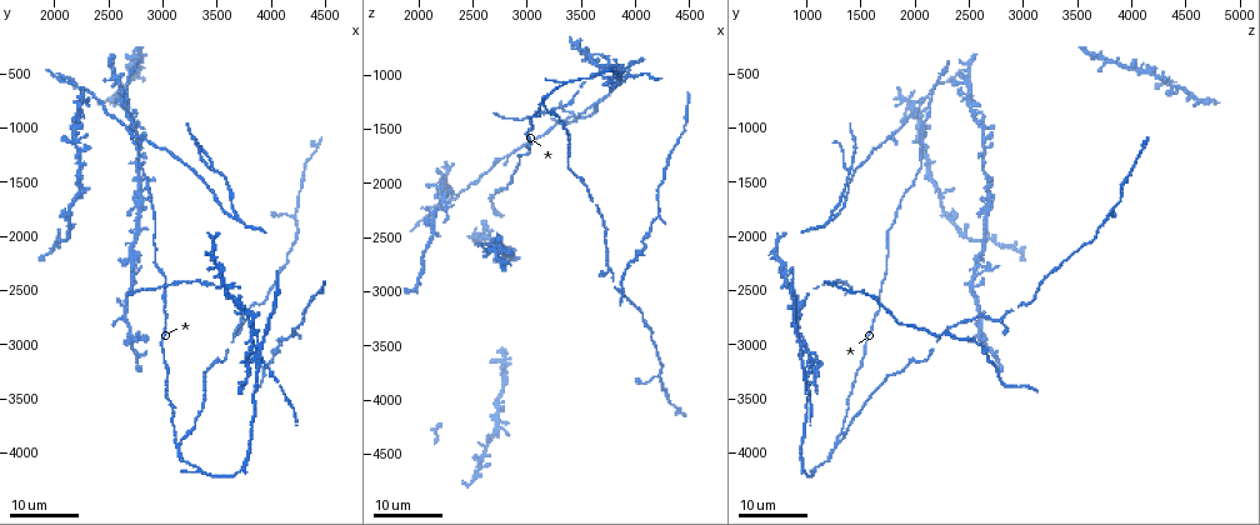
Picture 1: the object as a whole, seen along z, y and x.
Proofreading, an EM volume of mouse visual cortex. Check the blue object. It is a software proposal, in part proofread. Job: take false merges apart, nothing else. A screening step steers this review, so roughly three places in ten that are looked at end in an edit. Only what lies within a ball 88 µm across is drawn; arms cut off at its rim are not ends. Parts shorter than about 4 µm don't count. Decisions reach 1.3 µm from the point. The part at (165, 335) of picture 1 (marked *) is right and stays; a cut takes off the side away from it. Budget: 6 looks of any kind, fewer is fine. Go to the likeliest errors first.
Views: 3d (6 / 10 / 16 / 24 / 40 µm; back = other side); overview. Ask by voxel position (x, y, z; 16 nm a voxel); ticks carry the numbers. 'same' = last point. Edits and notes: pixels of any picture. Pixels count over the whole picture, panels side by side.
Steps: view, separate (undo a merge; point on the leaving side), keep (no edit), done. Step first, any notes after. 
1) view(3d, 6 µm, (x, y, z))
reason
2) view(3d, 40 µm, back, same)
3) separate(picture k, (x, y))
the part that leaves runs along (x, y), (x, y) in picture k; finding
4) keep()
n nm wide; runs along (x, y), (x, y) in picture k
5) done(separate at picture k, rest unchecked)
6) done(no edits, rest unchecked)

view(3d, 16 µm, (3700, 1840, 1220))
arms part here

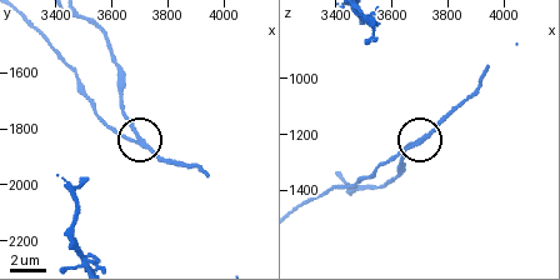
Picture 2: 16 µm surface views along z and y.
view(3d, 10 µm, (3690, 1820, 1230))
zoom in

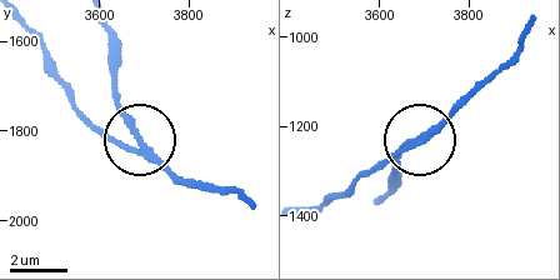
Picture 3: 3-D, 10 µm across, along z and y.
keep()
3 arms; all the same neuron

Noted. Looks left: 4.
view(3d, 24 µm, (3140, 3920, 1240))
branch point

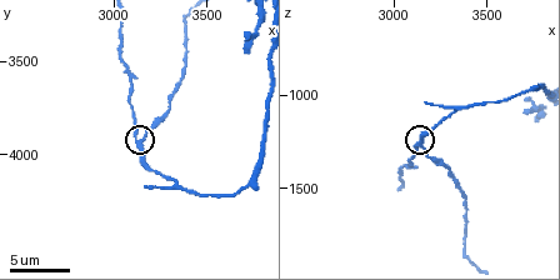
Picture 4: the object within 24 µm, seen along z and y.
view(3d, 6 µm, (3140, 3920, 1280))

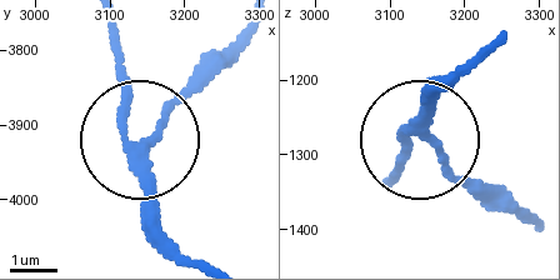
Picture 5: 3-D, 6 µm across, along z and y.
keep()
side arm 64 µm; runs along (390, 183), (418, 135), (426, 79) in picture 5; one neuron here

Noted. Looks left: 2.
view(3d, 16 µm, (3680, 2620, 940))
four-way junction

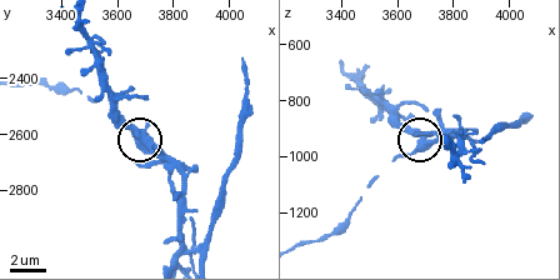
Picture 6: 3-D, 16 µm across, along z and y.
view(3d, 6 µm, (3690, 2620, 940))
zoom in

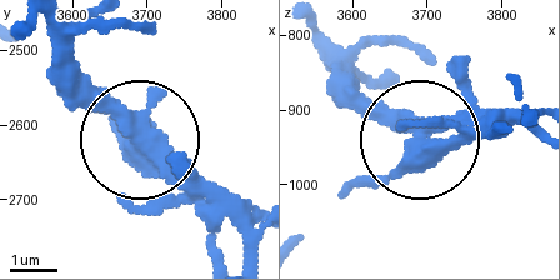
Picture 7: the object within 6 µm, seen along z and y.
keep()
side arm 13 µm; 4 arms; continuous, no second neuron

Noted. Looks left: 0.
done(no edits, rest unchecked)

